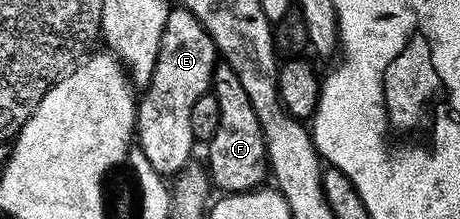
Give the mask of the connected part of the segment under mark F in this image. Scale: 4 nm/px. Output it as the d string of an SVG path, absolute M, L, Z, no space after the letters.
M218 65L213 68L211 93L215 101L219 101L219 125L215 125L215 133L208 136L209 163L207 170L214 188L218 192L243 192L259 188L267 179L267 160L265 158L265 138L261 126L257 123L255 109L251 109L251 101L247 101L247 93L243 93L243 85L239 85L239 77L230 67Z

